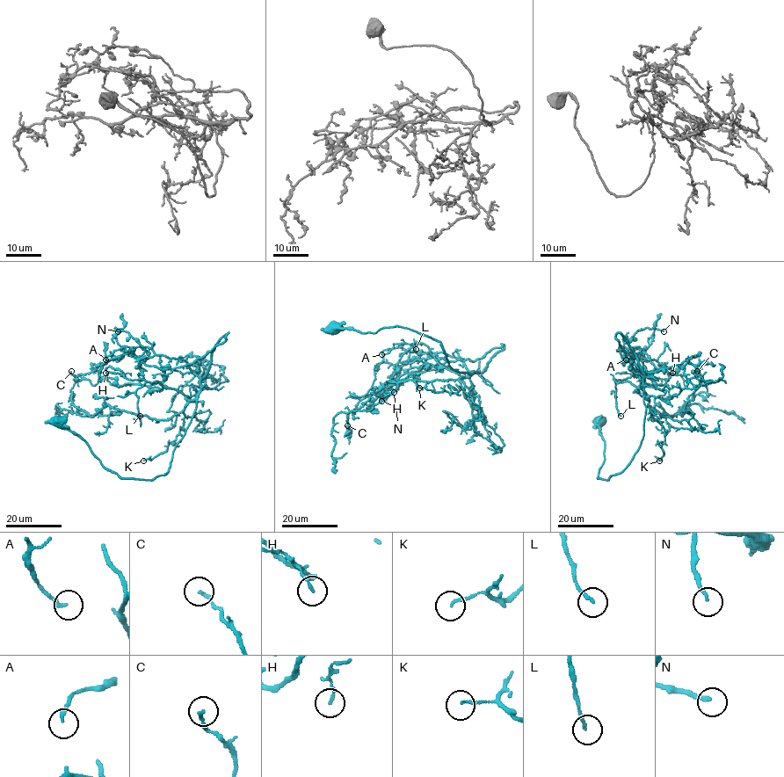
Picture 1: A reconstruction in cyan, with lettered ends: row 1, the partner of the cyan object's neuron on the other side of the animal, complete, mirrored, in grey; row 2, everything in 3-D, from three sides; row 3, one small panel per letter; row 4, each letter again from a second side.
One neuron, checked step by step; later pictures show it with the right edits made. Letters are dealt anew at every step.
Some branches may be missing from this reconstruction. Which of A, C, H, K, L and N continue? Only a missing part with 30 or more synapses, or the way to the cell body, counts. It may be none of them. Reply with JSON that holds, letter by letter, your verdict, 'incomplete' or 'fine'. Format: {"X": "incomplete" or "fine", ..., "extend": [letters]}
{"A": "fine", "C": "fine", "H": "fine", "K": "fine", "L": "fine", "N": "incomplete", "extend": ["N"]}

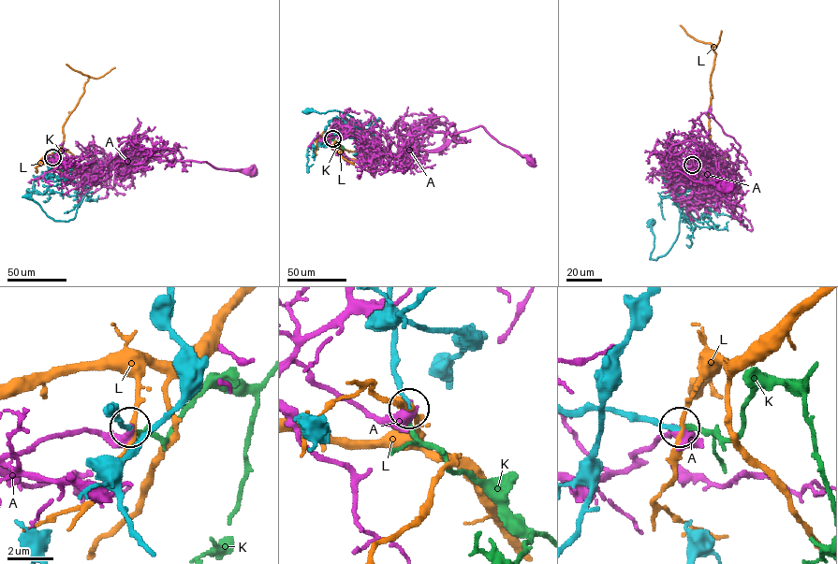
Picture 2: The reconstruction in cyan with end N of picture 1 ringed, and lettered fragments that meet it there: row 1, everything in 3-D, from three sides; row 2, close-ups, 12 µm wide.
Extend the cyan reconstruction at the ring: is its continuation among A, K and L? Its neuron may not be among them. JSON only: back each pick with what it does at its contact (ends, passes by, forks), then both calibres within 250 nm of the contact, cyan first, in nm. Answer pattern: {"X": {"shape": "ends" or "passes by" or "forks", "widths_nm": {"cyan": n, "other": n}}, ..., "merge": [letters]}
{"K": {"shape": "ends", "widths_nm": {"cyan": 180, "other": 200}}, "merge": ["K"]}

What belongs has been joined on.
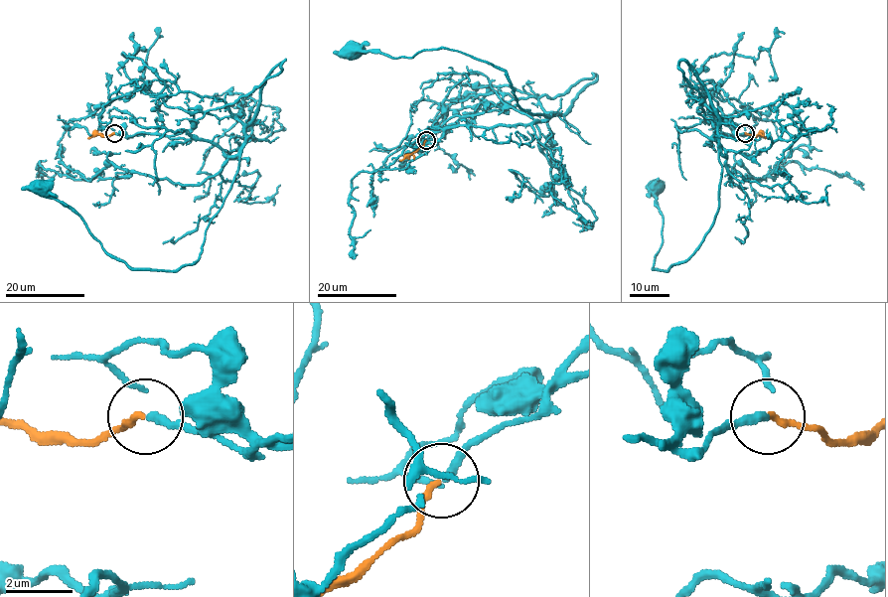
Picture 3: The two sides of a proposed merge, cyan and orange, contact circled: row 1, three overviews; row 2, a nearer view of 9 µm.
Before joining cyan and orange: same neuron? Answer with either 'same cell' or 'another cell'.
same cell

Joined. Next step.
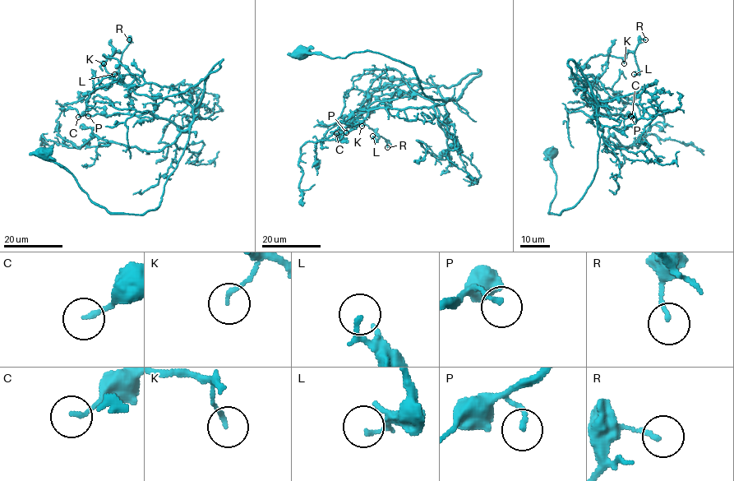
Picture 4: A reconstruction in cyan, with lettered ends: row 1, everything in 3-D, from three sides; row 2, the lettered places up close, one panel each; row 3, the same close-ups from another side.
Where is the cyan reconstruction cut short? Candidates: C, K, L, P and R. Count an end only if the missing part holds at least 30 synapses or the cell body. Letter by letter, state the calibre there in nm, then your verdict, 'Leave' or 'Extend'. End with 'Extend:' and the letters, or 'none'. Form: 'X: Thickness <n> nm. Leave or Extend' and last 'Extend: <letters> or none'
C: Thickness 140 nm. Leave
K: Thickness 120 nm. Leave
L: Thickness 160 nm. Leave
P: Thickness 160 nm. Leave
R: Thickness 130 nm. Leave
Extend: none

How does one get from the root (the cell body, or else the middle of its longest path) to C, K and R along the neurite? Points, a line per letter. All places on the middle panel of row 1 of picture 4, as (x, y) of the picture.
C: (301, 51), (377, 52), (412, 67), (427, 96), (448, 99), (403, 93), (336, 133)
K: (301, 51), (330, 57), (377, 52), (412, 67), (427, 96), (451, 99), (385, 84), (363, 99), (362, 126)
R: (301, 51), (377, 52), (412, 67), (427, 96), (451, 99), (408, 84), (369, 92), (364, 122), (387, 147)

